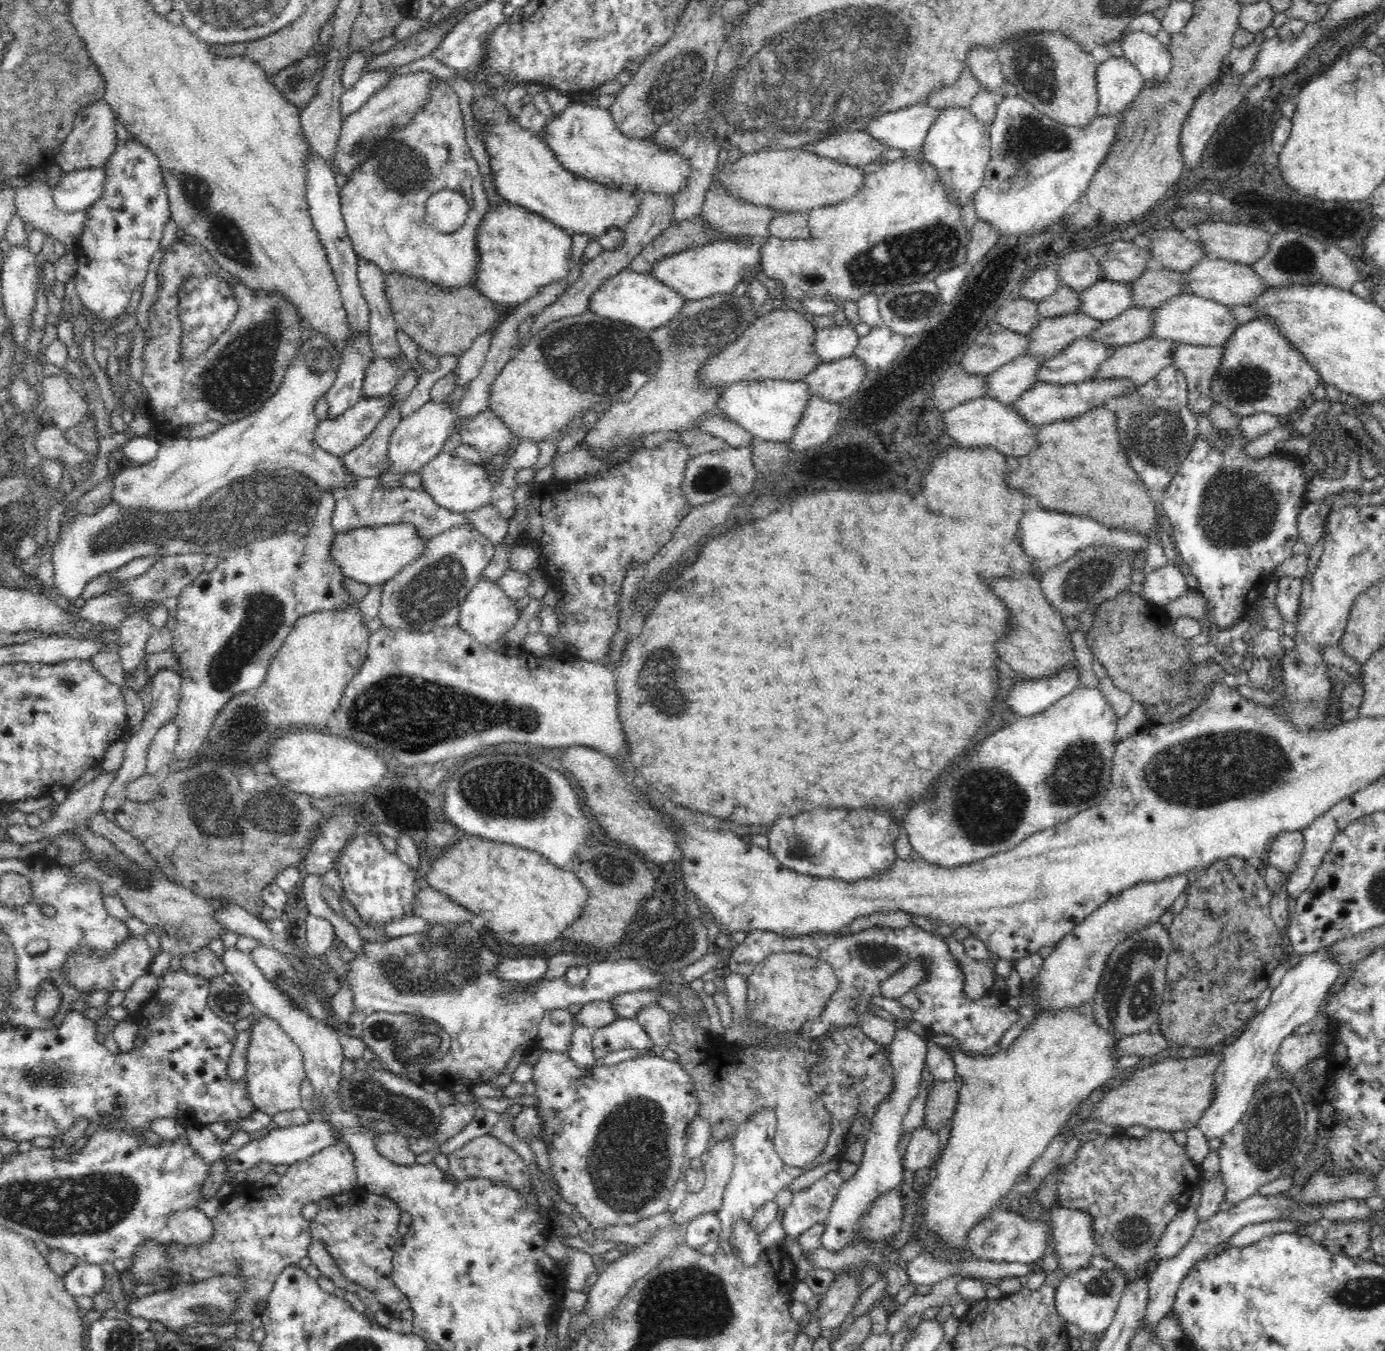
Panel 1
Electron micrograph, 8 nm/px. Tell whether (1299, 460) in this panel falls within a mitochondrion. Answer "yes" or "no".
no

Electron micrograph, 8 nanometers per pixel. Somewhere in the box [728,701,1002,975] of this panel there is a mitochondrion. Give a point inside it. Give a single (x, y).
(872, 954)

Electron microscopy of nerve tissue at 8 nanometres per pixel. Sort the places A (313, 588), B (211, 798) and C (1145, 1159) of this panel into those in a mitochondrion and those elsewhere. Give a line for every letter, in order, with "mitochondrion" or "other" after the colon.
A: other
B: mitochondrion
C: other

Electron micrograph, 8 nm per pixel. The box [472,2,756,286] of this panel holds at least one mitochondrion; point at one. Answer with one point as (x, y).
(678, 79)

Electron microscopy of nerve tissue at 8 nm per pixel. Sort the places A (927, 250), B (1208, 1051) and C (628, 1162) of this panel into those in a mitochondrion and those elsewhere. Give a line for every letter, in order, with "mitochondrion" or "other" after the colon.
A: mitochondrion
B: other
C: mitochondrion

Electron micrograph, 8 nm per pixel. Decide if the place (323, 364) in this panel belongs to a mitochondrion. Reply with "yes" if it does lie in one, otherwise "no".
yes

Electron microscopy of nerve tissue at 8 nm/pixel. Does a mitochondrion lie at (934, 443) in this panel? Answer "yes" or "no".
no

